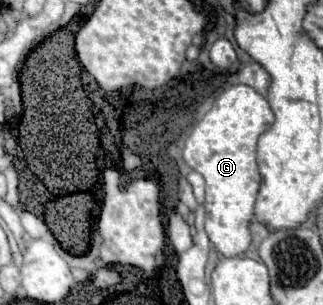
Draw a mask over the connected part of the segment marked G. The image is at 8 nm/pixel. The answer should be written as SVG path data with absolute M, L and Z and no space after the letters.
M234 84L212 104L210 112L192 130L184 146L184 162L206 180L206 234L224 256L242 256L250 246L250 220L260 188L256 142L274 124L274 112L264 96L246 84Z

